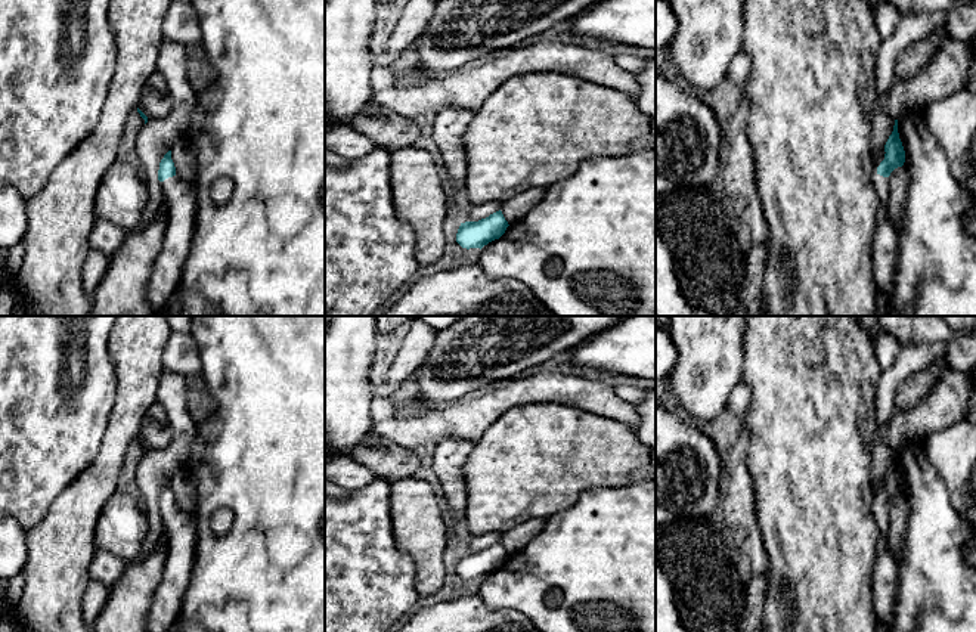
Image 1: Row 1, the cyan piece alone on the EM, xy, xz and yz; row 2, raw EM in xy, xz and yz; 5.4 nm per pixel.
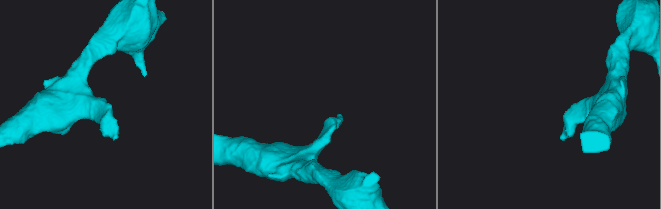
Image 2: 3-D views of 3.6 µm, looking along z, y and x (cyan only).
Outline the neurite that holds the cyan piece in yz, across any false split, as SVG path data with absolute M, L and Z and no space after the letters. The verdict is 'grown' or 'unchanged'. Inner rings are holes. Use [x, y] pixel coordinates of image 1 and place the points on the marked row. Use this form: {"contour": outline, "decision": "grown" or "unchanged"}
{"contour": "M895 120L893 131L884 145L884 159L877 167L877 174L889 177L890 173L902 167L905 162L905 151L898 133L898 120Z", "decision": "unchanged"}

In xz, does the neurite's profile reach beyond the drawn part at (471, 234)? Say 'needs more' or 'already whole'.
already whole

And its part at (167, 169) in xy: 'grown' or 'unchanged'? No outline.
unchanged

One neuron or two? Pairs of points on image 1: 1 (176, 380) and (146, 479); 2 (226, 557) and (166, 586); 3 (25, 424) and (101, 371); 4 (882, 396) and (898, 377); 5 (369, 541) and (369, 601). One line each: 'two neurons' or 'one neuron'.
1: one neuron
2: two neurons
3: one neuron
4: one neuron
5: one neuron

